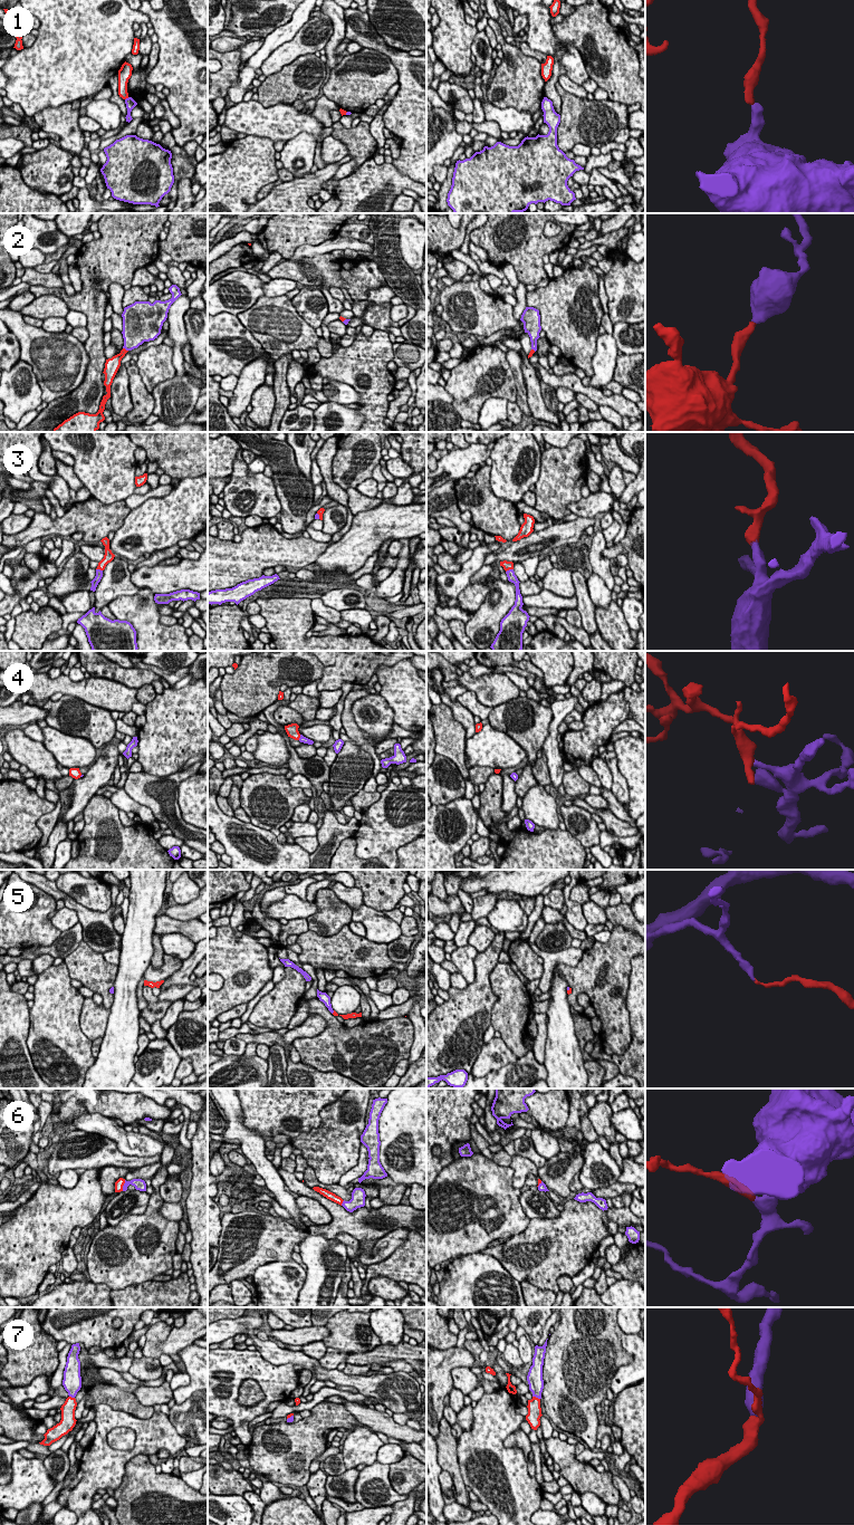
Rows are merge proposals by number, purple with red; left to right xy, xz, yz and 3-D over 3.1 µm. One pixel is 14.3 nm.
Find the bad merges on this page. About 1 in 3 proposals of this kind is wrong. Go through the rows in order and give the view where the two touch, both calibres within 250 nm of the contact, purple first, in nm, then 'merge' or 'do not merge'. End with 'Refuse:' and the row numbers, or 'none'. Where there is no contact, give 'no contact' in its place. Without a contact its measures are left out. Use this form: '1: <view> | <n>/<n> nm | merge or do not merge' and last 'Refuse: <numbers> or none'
1: xy | 140/130 nm | do not merge
2: xy | 340/160 nm | merge
3: yz | 130/130 nm | merge
4: xz | 100/170 nm | merge
5: yz | 30/60 nm | do not merge
6: xy | 160/130 nm | merge
7: yz | 220/190 nm | merge
Refuse: 1, 5

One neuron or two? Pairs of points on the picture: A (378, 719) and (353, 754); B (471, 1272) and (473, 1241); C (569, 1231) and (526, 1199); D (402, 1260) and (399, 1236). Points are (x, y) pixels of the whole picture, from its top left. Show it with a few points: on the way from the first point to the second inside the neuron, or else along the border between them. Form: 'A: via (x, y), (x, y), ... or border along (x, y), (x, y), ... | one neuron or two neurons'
A: border along (352, 713), (355, 723), (370, 734), (375, 744) | two neurons
B: border along (479, 1252), (462, 1256) | two neurons
C: border along (560, 1211), (554, 1217), (530, 1219) | two neurons
D: border along (410, 1230), (406, 1239), (387, 1257), (378, 1262) | two neurons

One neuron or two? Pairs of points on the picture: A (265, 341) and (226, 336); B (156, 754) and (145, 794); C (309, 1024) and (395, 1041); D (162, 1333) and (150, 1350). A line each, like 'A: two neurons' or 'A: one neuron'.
A: two neurons
B: two neurons
C: two neurons
D: one neuron

